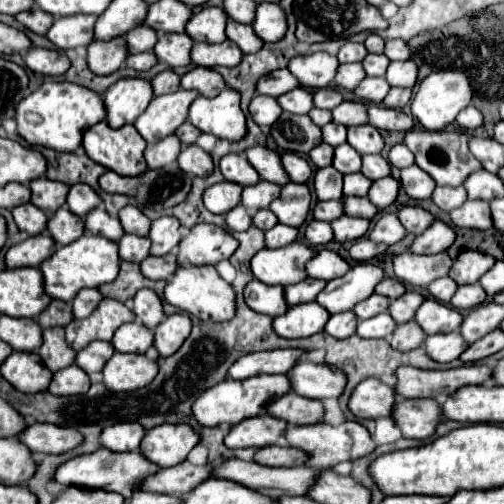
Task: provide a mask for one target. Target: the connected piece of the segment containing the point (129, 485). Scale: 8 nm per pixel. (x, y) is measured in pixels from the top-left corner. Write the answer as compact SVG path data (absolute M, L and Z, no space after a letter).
M99 448L91 454L75 456L59 464L53 472L53 478L63 486L87 486L87 488L113 490L113 492L123 494L123 498L129 498L135 488L135 482L143 482L143 478L151 474L151 470L157 470L157 466L153 462L147 462L147 458L143 458L143 454L135 450L133 452L113 452L107 448Z

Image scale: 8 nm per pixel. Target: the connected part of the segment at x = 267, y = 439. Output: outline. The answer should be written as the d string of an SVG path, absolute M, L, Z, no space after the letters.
M269 414L245 418L243 422L235 424L229 434L225 436L227 448L263 448L275 444L279 434L283 434L283 426L287 422L271 418Z

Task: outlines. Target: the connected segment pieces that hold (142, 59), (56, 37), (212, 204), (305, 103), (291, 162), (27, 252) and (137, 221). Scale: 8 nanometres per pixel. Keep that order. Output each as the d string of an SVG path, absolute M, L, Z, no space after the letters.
M141 52L141 54L131 54L125 62L133 70L149 70L151 66L157 64L157 58L153 52Z
M75 14L75 16L61 16L53 22L47 30L47 38L61 50L87 46L93 40L93 14Z
M223 180L219 184L209 186L203 192L203 204L213 214L227 214L229 210L233 210L239 204L241 190L243 190L243 186Z
M297 86L295 90L291 90L287 94L281 94L277 98L277 102L285 112L291 112L291 114L307 114L313 108L311 92L301 86Z
M285 152L281 156L281 164L283 164L283 170L287 172L291 182L307 182L307 178L311 176L309 162L303 156L299 156L299 154Z
M47 232L31 236L23 242L13 244L5 252L7 268L21 268L21 266L39 266L43 258L49 258L55 252L55 242L49 238Z
M125 206L119 210L119 220L125 232L137 234L137 236L147 236L147 230L151 226L151 220L137 208L137 206Z

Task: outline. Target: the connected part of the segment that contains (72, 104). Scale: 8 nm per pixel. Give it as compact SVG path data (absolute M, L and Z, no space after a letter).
M45 82L25 96L15 108L19 136L31 146L45 146L57 152L73 152L81 144L83 130L101 122L105 114L103 98L99 94L71 82Z

